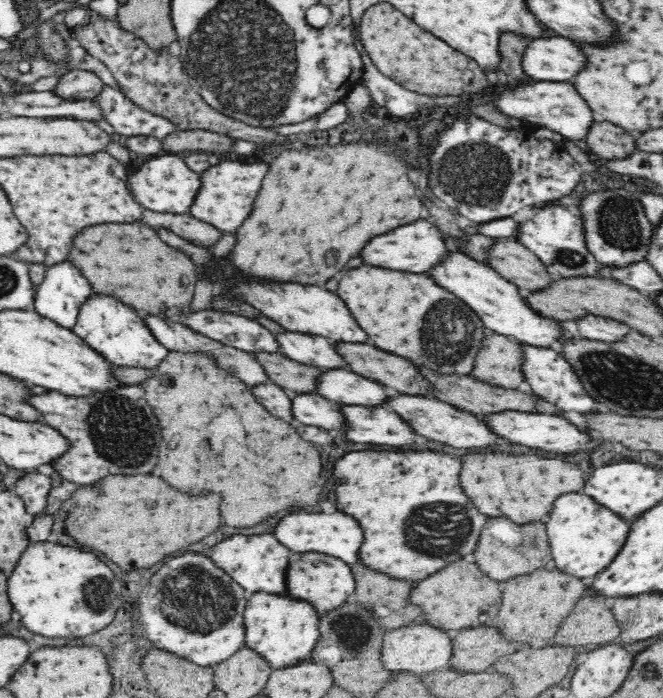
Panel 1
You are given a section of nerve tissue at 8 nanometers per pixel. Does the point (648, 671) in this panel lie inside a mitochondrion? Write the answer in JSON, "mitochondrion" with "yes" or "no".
{"mitochondrion":"yes"}

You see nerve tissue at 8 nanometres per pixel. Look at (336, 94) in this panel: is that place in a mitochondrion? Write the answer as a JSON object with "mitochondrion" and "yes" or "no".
{"mitochondrion":"no"}

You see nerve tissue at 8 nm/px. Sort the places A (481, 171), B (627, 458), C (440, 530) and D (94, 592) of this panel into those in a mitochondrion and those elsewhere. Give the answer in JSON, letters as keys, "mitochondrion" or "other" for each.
{"A":"mitochondrion","B":"other","C":"mitochondrion","D":"mitochondrion"}

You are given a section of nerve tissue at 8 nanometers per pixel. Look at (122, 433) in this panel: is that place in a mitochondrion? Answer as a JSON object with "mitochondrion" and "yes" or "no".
{"mitochondrion":"yes"}

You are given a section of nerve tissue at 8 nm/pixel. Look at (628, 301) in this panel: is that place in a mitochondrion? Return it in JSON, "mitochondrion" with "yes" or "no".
{"mitochondrion":"no"}

